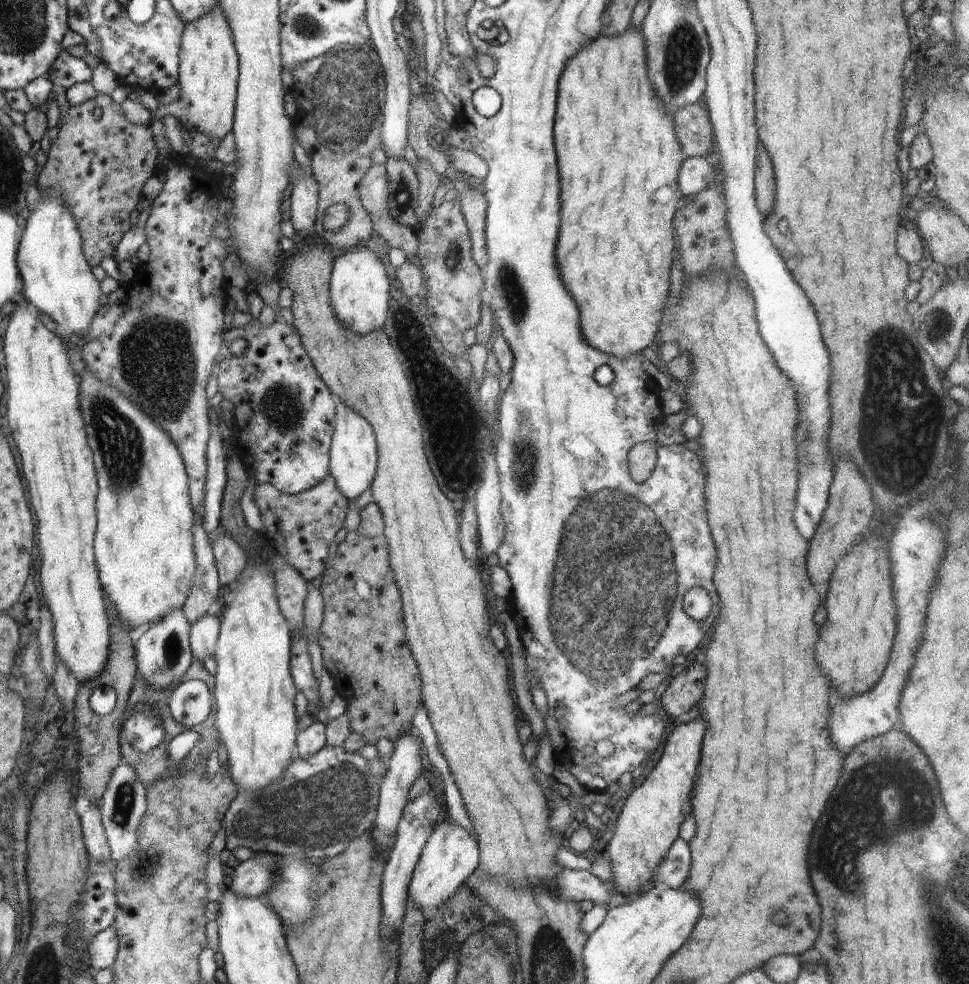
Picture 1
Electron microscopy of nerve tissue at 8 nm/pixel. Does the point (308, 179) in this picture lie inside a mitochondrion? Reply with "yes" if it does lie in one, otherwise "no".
no

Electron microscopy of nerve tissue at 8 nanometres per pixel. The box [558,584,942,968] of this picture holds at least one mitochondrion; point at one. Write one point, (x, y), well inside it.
(858, 818)

